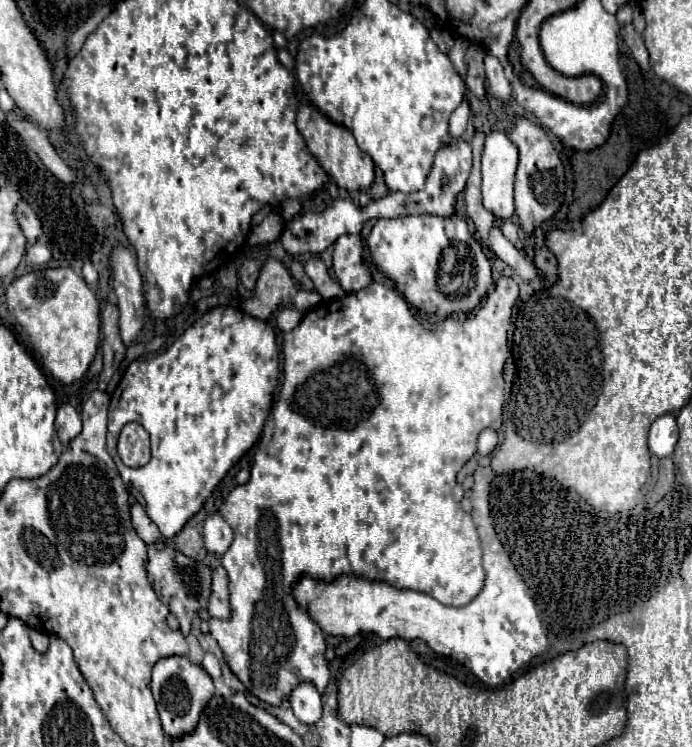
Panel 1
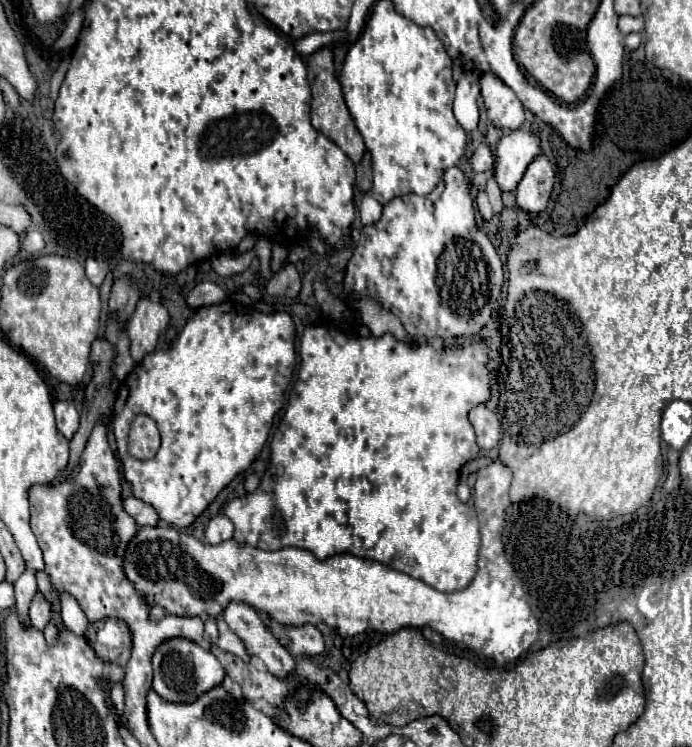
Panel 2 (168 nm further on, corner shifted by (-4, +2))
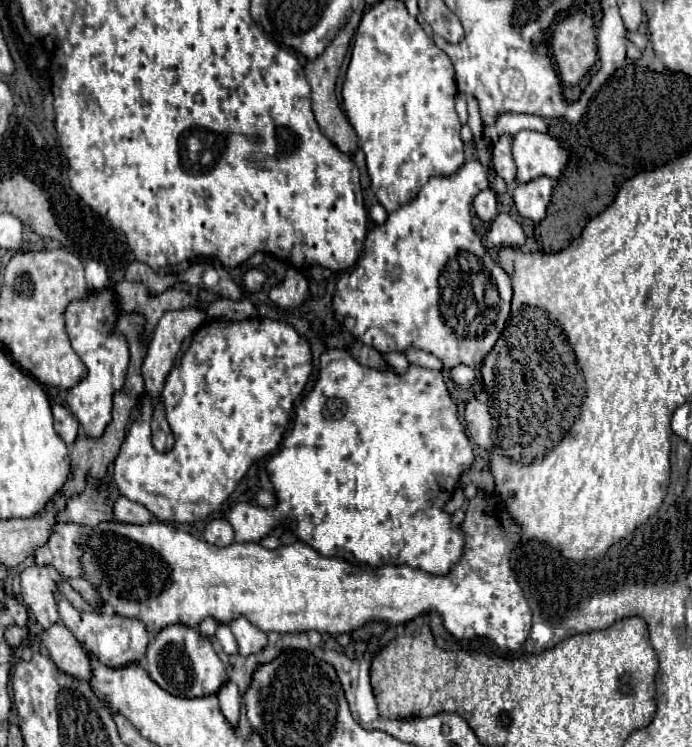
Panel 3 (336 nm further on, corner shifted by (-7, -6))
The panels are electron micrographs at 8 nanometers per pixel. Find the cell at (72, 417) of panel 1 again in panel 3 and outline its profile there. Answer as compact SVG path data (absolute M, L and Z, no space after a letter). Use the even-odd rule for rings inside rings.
M53 405L53 419L55 419L55 431L63 437L63 441L67 445L73 445L73 441L77 437L79 423L73 417L71 409L65 405Z

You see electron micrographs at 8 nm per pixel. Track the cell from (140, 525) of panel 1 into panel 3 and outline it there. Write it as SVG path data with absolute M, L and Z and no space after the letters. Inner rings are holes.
M119 497L113 503L113 515L117 521L123 521L123 523L149 523L149 521L153 521L151 513L143 505L133 503L127 497Z

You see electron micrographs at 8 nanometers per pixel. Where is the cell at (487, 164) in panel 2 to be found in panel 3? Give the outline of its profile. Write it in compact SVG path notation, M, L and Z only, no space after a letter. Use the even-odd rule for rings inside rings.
M501 135L493 145L493 169L497 171L499 177L505 179L505 183L511 183L517 173L517 167L511 155L511 141L513 141L513 135Z

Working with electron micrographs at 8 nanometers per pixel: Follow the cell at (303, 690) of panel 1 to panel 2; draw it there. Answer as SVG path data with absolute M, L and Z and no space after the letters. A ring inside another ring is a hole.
M230 601L222 613L222 619L246 643L248 653L262 659L274 677L282 679L296 673L296 659L290 657L280 641L272 637L254 607L242 601Z

